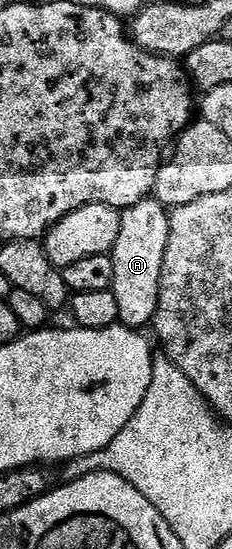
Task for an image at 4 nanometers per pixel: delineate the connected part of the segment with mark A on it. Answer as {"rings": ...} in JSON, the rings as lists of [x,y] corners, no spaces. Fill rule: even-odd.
{"rings":[[[154,197],[144,199],[138,205],[126,207],[120,211],[120,228],[118,241],[114,245],[111,256],[114,261],[114,301],[118,301],[118,317],[120,323],[129,329],[144,329],[156,318],[158,301],[160,300],[160,282],[162,281],[162,257],[166,257],[166,241],[170,241],[170,211]]]}

